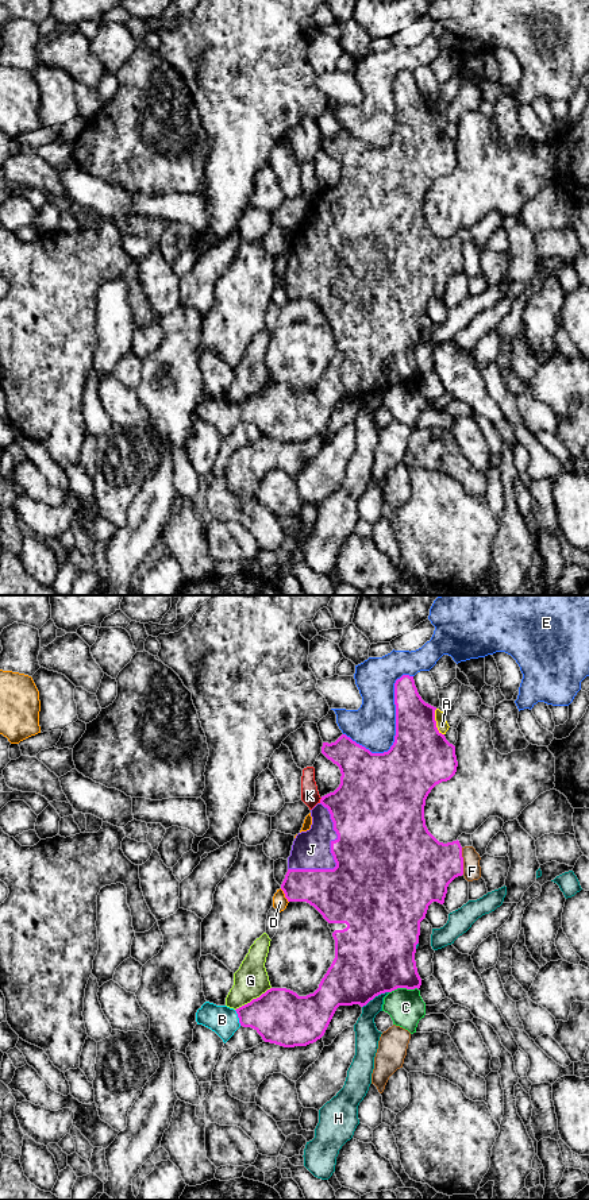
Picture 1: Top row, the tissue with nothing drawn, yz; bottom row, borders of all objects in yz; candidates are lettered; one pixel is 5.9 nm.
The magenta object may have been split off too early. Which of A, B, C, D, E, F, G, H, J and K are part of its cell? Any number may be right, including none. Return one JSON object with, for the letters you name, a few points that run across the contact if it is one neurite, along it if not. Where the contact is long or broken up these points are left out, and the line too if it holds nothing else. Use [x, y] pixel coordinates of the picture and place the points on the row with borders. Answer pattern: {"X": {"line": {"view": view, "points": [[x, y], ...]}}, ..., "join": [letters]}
{"B": {"line": {"view": "yz", "points": [[280, 1015], [238, 1017], [222, 1019]]}}, "join": ["B", "J"]}

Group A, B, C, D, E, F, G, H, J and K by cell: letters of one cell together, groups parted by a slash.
A / B J / C / D / E / F / G / H / K

